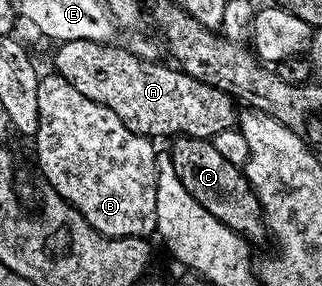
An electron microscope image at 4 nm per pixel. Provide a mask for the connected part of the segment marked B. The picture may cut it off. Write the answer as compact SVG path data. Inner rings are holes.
M55 73L41 74L38 85L38 129L34 136L36 159L47 186L57 191L95 231L115 239L138 235L148 237L156 230L156 159L152 155L153 140L136 135L108 107L82 97L66 77Z

